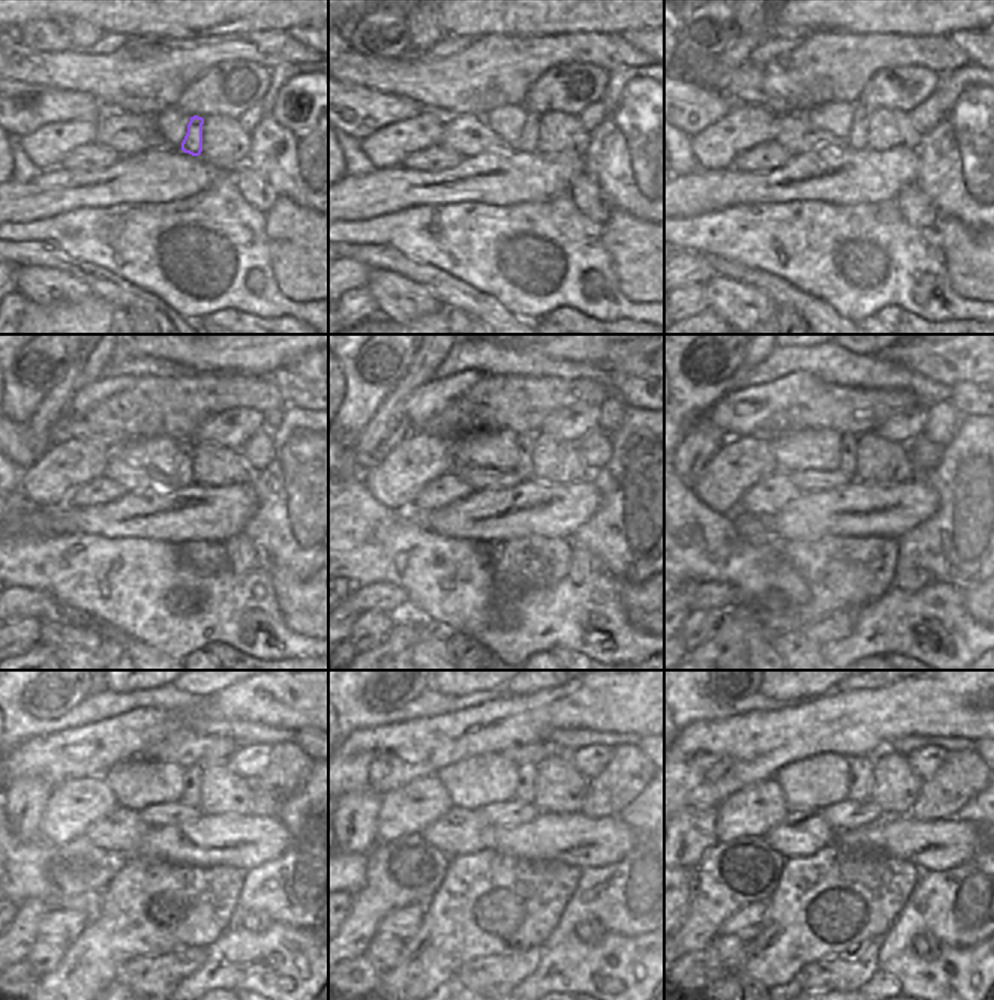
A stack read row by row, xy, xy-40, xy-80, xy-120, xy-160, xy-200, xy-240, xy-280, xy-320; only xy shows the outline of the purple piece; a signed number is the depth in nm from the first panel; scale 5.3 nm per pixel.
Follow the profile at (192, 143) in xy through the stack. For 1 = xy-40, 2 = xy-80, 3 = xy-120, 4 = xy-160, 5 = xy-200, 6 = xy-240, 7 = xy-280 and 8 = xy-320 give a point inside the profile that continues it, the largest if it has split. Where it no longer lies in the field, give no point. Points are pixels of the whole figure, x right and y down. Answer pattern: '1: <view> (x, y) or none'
1: xy-40 (528, 138)
2: xy-80 (858, 138)
3: xy-120 (188, 447)
4: xy-160 (523, 468)
5: xy-200 (862, 441)
6: xy-240 (192, 775)
7: xy-280 (525, 793)
8: xy-320 (859, 792)

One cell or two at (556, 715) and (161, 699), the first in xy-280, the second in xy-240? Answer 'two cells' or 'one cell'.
two cells

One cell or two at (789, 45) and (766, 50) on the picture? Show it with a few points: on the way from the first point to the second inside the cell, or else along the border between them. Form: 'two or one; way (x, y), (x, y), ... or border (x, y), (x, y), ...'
one; way (783, 47), (772, 47)

